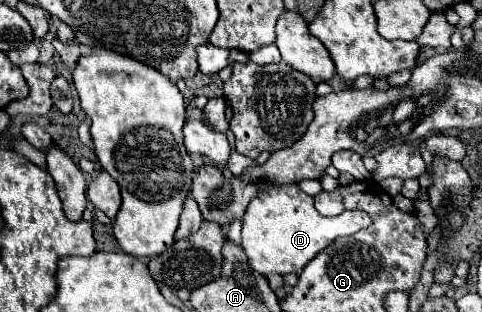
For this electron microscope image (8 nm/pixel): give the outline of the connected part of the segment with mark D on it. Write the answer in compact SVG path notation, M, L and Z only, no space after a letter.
M296 183L272 185L270 189L254 197L242 217L242 249L254 271L260 275L300 275L308 261L312 261L322 249L326 249L336 237L354 235L370 225L370 217L364 211L344 211L336 217L324 217L316 211L314 199L300 191Z

